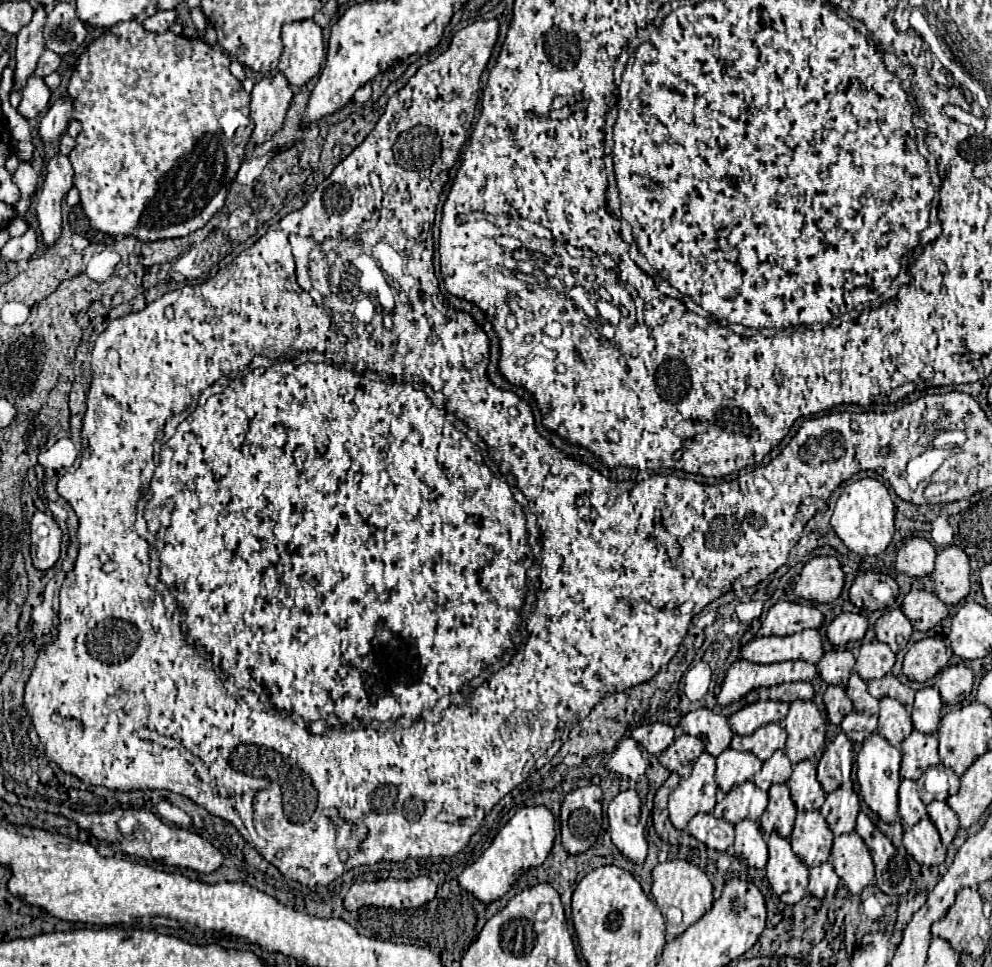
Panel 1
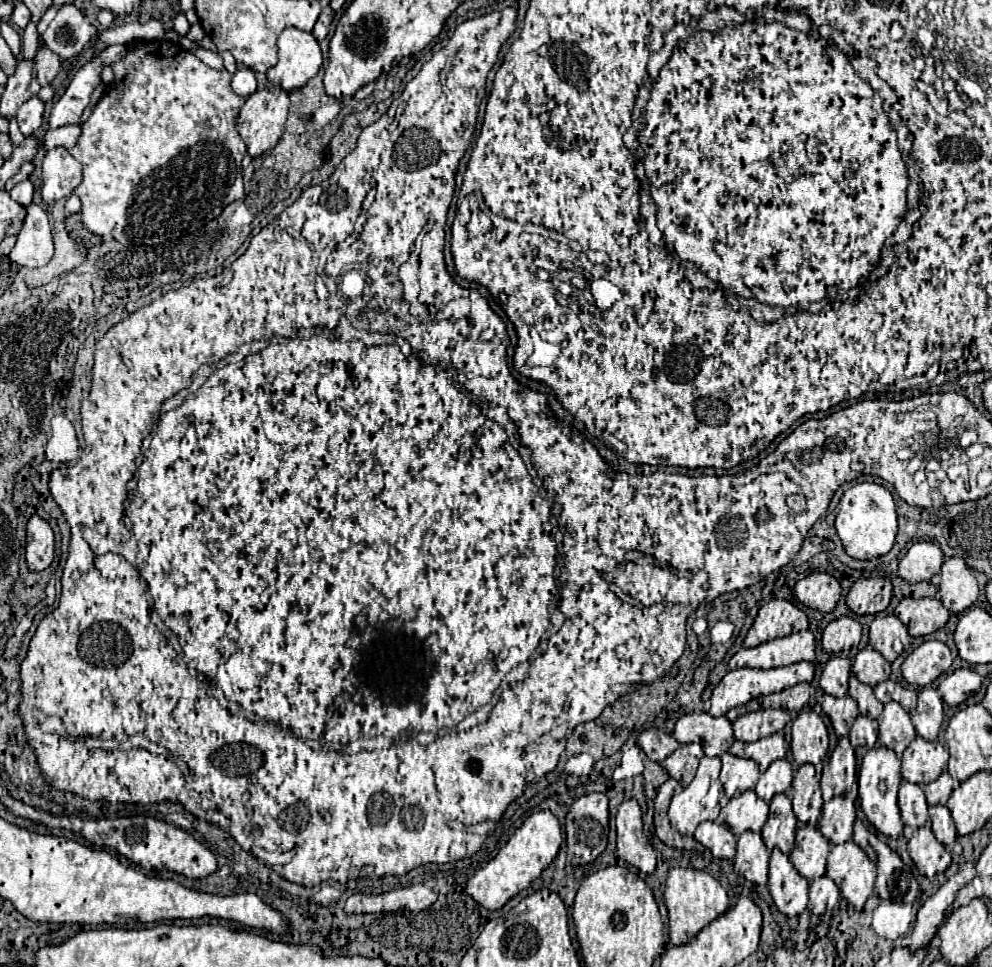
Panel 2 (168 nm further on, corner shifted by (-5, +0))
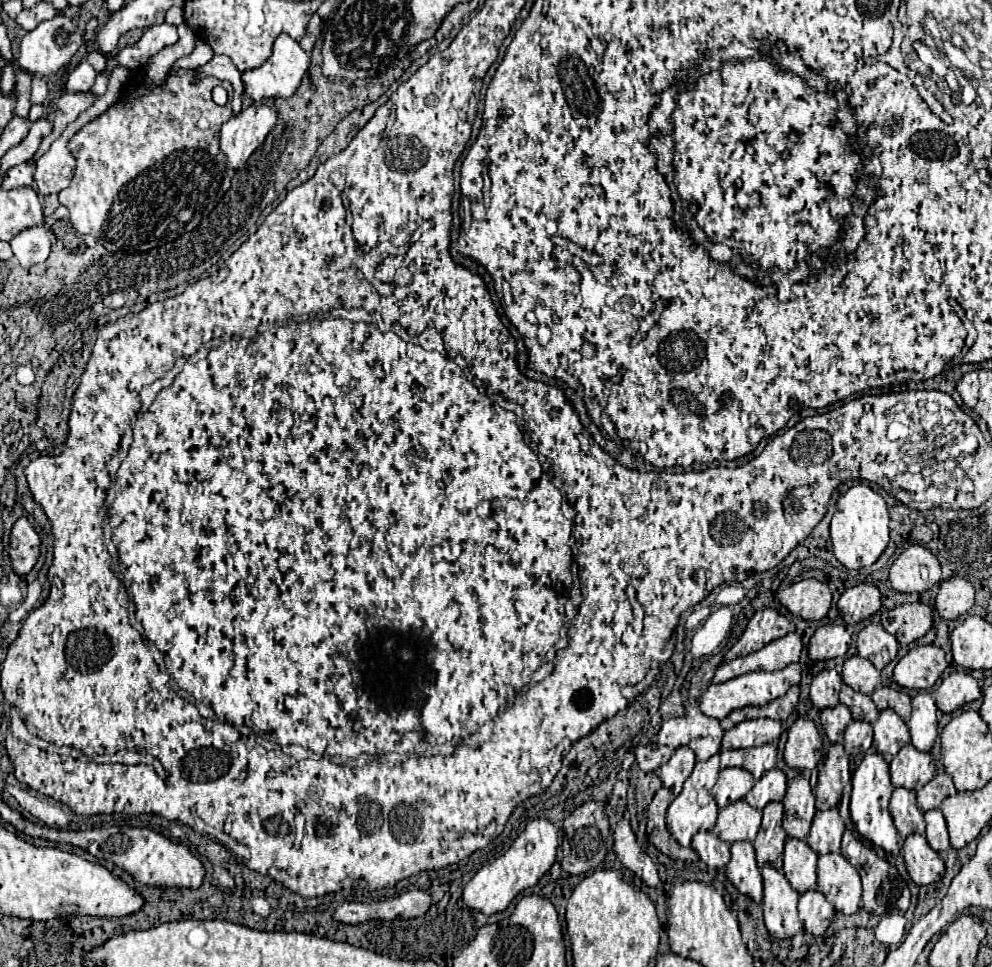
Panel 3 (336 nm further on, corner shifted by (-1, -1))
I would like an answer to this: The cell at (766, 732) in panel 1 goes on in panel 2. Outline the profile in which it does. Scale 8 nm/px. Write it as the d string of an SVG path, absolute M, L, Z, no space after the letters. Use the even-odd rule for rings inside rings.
M774 733L770 737L754 741L754 743L734 741L732 747L728 749L728 753L736 755L736 757L744 757L744 759L756 761L760 771L764 773L770 767L770 763L774 763L776 759L784 759L784 755L786 755L784 733Z

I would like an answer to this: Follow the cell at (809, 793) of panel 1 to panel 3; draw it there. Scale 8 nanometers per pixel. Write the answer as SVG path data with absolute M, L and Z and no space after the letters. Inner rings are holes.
M796 776L788 782L784 796L784 830L790 838L806 838L814 818L814 794L810 782L804 776Z

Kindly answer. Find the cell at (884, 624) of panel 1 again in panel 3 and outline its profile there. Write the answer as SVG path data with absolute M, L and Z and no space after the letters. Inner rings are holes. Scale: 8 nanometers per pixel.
M870 622L860 634L858 634L858 654L862 658L868 658L878 670L882 670L890 660L896 658L898 642L896 638L884 630L880 622Z

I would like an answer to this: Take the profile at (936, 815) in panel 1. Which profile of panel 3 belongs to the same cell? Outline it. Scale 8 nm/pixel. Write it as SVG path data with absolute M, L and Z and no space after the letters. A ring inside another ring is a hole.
M928 810L928 812L924 812L924 818L926 818L926 824L928 824L926 826L928 844L936 852L948 850L952 844L950 844L950 838L948 838L948 828L946 828L946 820L944 820L942 810Z

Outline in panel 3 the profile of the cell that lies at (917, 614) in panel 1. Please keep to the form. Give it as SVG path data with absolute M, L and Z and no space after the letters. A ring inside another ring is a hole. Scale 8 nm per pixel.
M924 602L902 604L882 612L882 626L896 636L900 644L910 644L922 638L934 624L932 608Z

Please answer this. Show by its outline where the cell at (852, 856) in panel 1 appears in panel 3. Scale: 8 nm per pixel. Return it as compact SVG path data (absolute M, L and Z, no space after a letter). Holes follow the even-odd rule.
M830 852L818 858L818 890L822 890L836 912L844 916L860 910L860 872L840 852Z

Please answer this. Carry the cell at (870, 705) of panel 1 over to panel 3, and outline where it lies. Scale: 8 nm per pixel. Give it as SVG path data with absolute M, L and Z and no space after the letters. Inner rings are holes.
M844 684L840 690L840 702L852 710L854 720L864 720L870 724L874 724L878 720L878 708L874 706L874 702L868 694L856 692Z

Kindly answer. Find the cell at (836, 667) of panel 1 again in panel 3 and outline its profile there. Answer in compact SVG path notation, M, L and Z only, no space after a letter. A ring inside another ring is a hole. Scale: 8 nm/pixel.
M824 668L810 684L810 700L818 710L832 708L838 704L842 688L842 676L834 668Z

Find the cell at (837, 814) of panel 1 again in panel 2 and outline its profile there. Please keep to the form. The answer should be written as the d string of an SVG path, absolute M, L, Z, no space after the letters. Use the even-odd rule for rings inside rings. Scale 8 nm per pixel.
M840 795L824 803L822 815L818 821L818 829L830 843L834 845L846 843L852 839L854 819L856 819L854 801L850 801L846 795Z

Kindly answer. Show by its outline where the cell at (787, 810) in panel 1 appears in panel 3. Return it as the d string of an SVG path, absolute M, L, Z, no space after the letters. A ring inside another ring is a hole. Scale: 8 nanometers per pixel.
M770 802L762 810L762 826L754 840L756 848L756 860L760 866L766 862L774 862L774 866L782 868L784 858L784 842L786 842L786 830L782 828L782 816L784 816L784 804L782 802Z

